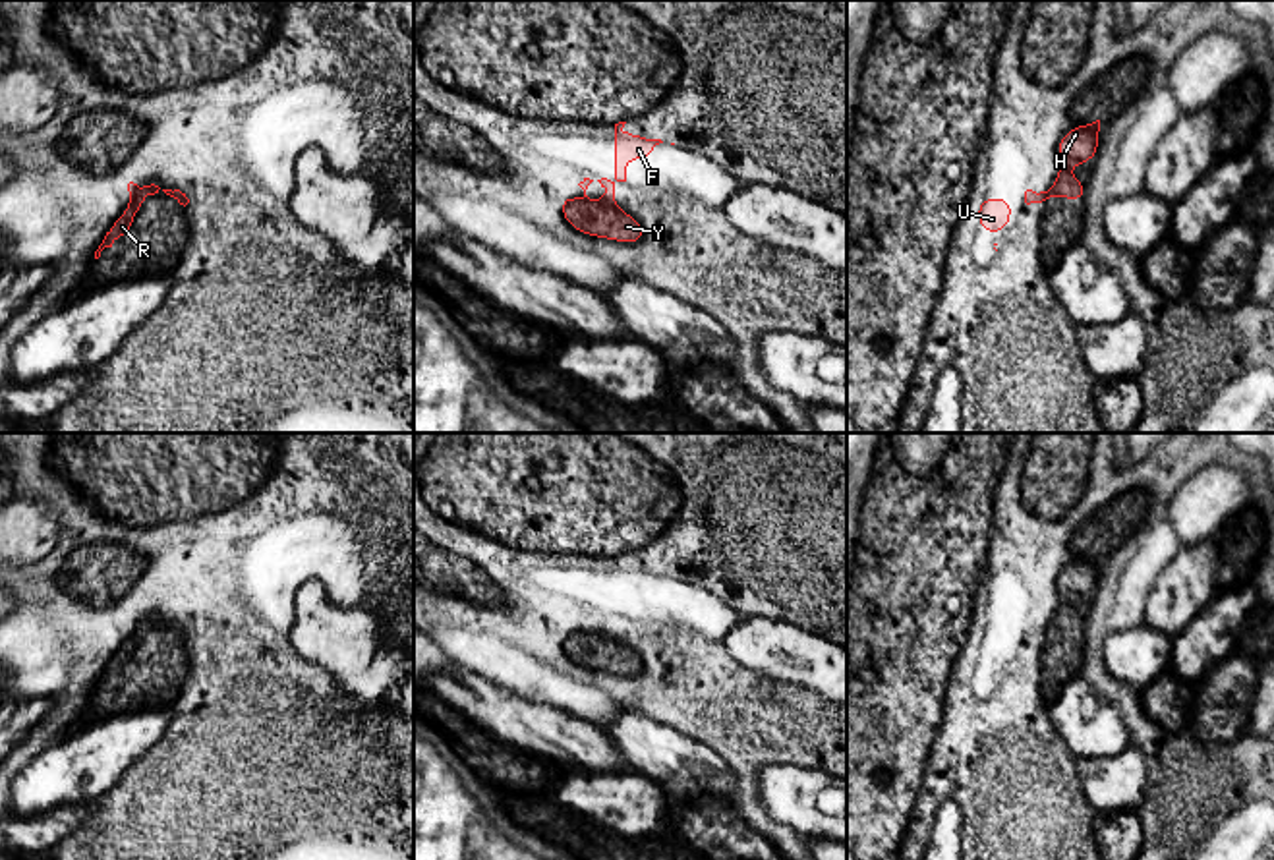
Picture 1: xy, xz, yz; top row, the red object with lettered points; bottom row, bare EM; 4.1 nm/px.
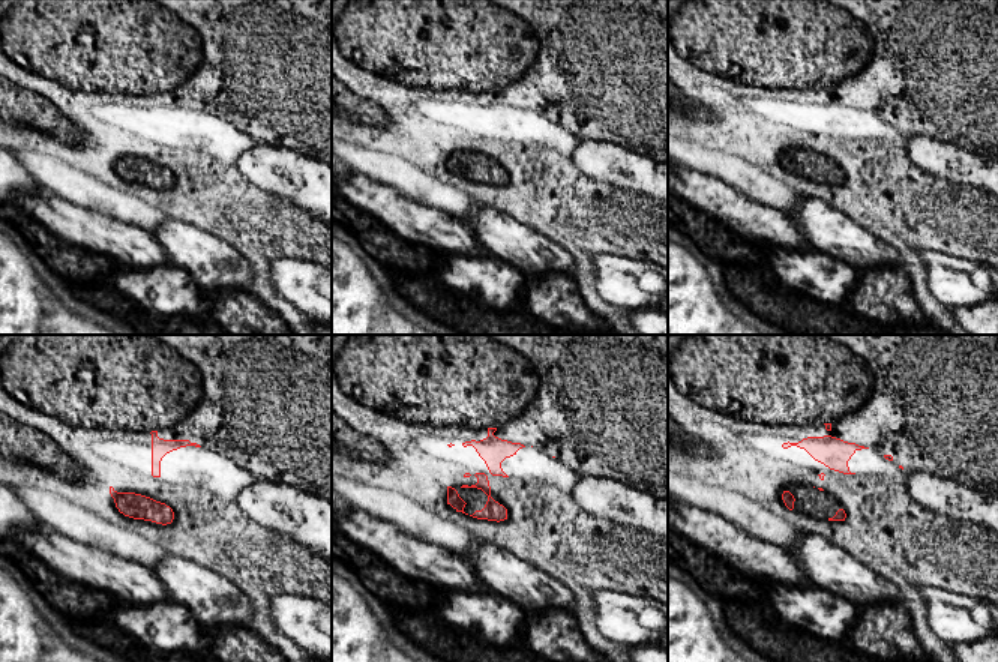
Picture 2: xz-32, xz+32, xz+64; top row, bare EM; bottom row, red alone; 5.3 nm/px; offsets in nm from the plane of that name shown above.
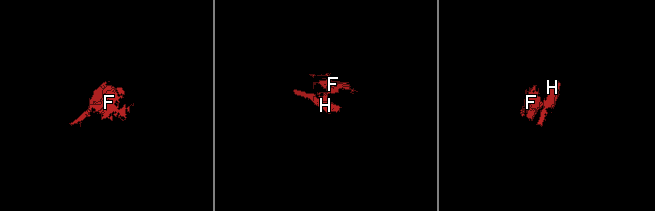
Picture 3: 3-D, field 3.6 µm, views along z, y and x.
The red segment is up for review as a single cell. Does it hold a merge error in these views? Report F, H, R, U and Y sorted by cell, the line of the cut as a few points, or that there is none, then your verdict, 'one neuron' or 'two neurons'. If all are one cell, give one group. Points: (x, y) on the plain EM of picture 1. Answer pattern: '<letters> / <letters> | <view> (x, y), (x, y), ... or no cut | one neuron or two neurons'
F U / H R Y | xz (602, 632), (617, 640) | two neurons

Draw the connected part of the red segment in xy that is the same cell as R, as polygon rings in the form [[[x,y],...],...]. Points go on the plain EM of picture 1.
[[[151,616],[151,618],[143,618],[137,626],[137,630],[126,640],[126,644],[120,647],[120,651],[108,661],[102,676],[99,678],[99,682],[95,684],[95,692],[101,690],[101,684],[104,680],[112,680],[112,676],[122,671],[128,669],[131,665],[131,655],[135,651],[135,647],[139,645],[139,642],[143,640],[143,632],[149,628],[159,626],[160,620]]]

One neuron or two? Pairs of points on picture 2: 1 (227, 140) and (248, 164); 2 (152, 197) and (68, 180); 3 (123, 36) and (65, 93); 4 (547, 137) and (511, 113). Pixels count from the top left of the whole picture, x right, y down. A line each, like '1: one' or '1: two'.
1: two
2: two
3: two
4: one

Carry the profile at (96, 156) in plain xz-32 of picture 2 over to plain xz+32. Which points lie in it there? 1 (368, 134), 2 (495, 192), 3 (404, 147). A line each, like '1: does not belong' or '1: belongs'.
1: belongs
2: belongs
3: belongs

